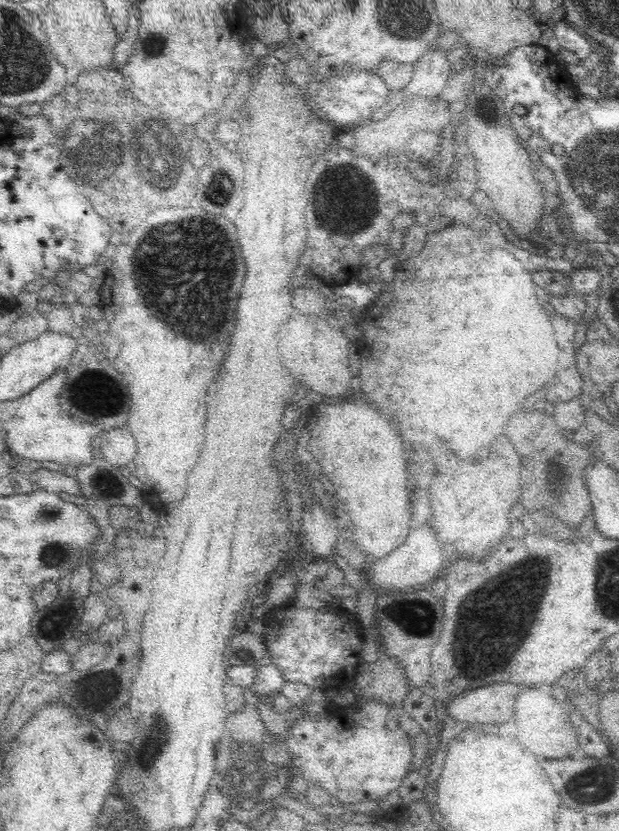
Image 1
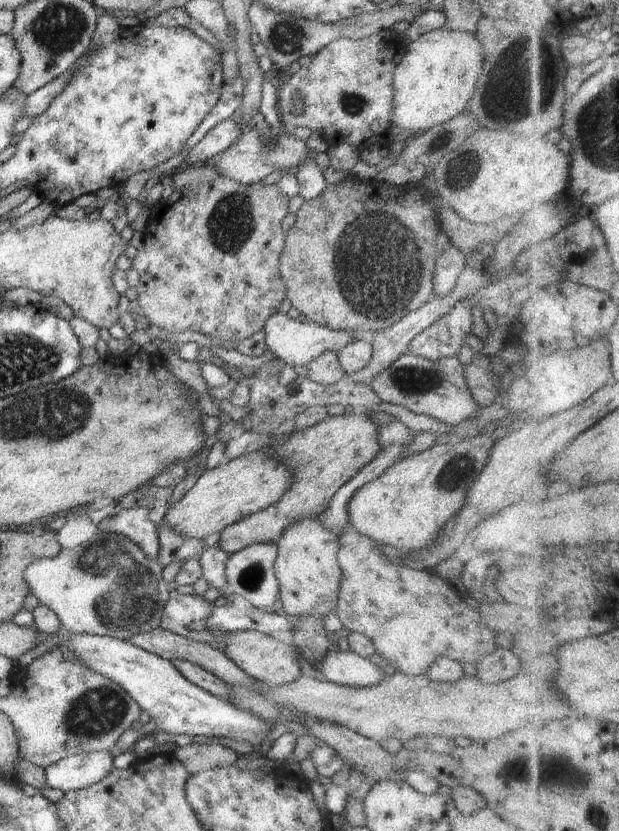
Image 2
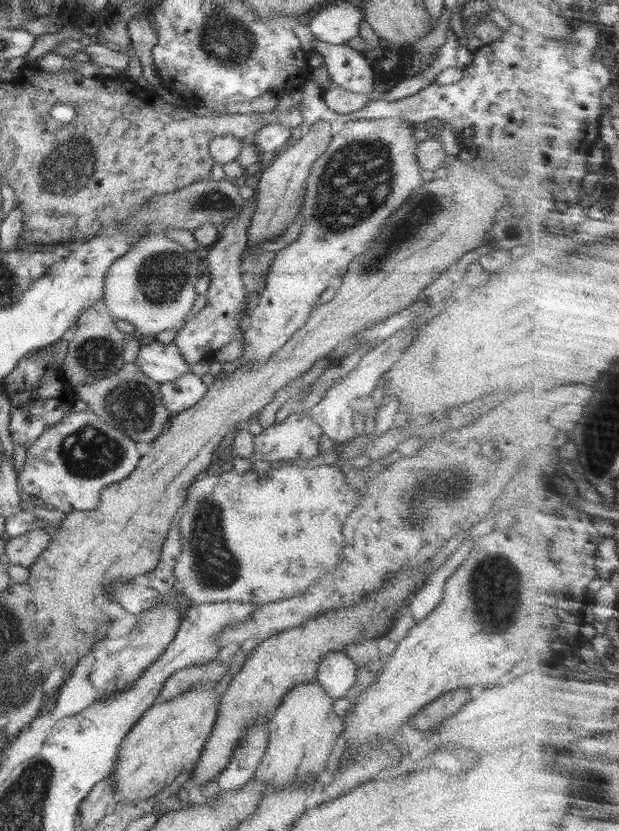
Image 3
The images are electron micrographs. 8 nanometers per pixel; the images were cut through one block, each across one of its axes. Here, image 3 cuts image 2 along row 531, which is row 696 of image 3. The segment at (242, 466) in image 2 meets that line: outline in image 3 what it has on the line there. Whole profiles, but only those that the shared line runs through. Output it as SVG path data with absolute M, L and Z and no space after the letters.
M218 681L194 685L190 691L180 693L174 699L155 702L144 712L120 744L118 758L112 766L110 775L114 775L114 789L122 795L120 801L136 803L138 799L154 796L172 784L182 771L197 764L218 719L222 694L218 695L216 686Z

